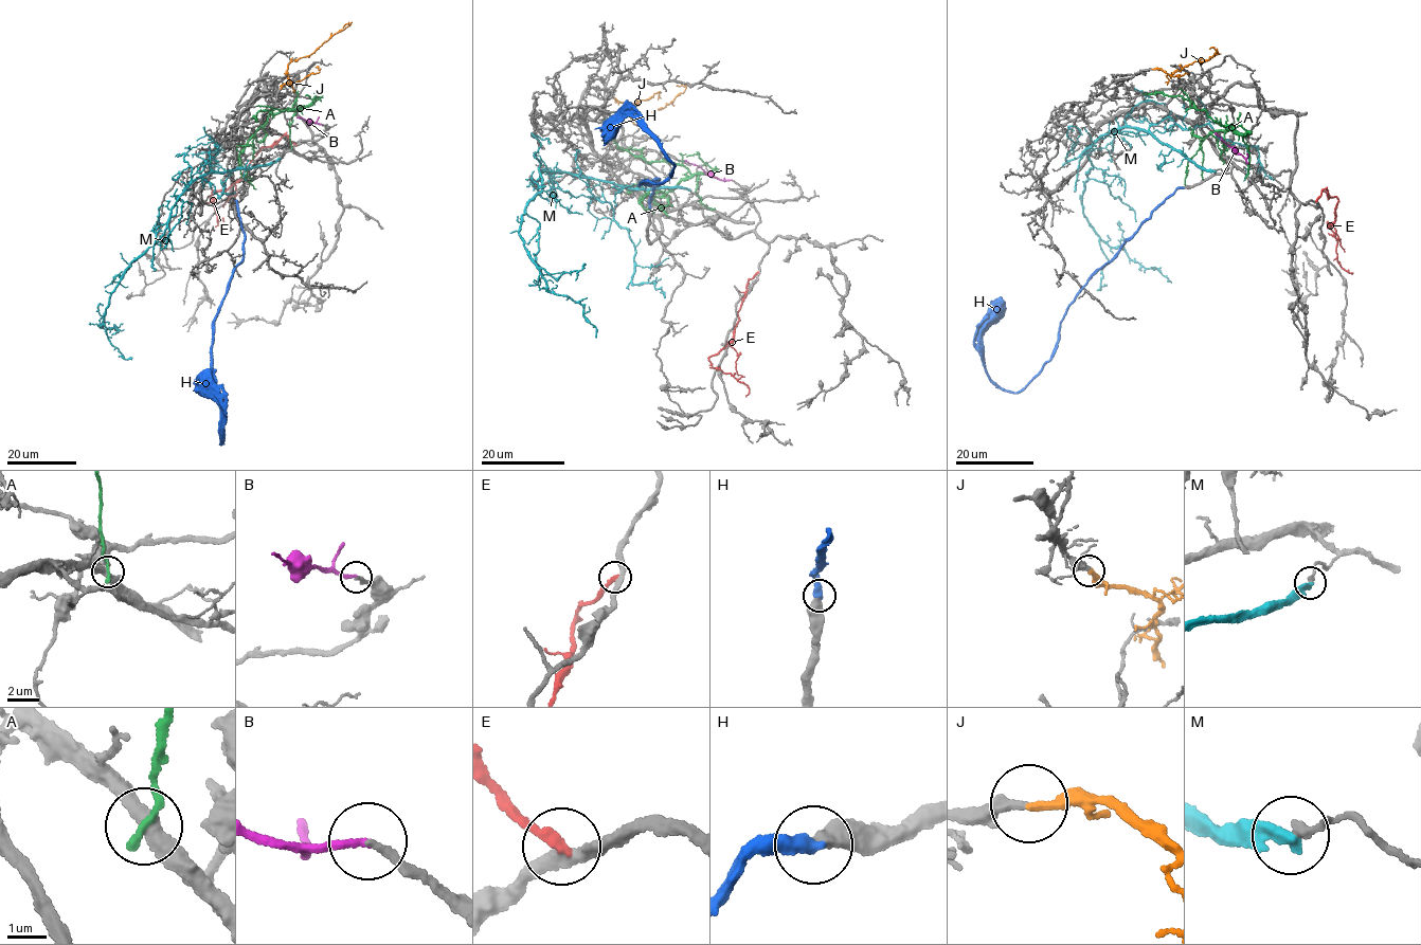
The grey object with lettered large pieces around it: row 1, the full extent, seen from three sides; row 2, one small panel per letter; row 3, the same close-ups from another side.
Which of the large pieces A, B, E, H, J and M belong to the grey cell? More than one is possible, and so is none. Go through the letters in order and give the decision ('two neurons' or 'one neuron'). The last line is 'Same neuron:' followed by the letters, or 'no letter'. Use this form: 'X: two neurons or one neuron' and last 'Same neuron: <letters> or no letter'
A: two neurons
B: one neuron
E: two neurons
H: one neuron
J: one neuron
M: two neurons
Same neuron: B, H, J

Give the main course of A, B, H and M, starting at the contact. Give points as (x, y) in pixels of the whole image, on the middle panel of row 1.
A: (714, 209), (700, 201), (697, 177), (690, 176), (663, 196), (648, 195), (639, 201), (648, 192), (665, 191)
B: (732, 180), (711, 177), (697, 165), (684, 161)
H: (650, 207), (660, 180), (648, 186), (641, 182), (660, 184), (675, 166), (625, 113), (604, 128)
M: (689, 189), (630, 191), (539, 169), (542, 185), (529, 200), (519, 232), (549, 291), (583, 307), (596, 338)

